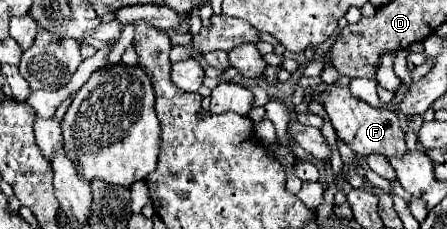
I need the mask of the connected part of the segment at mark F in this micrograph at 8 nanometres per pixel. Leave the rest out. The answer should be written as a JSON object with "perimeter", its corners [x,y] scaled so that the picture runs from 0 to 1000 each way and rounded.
{"perimeter":[[[734,376],[725,402],[702,410],[702,437],[725,463],[756,603],[765,603],[796,672],[823,681],[823,672],[859,672],[872,681],[899,681],[908,646],[908,585],[895,559],[895,524],[877,480],[864,472],[832,472],[828,454],[792,428],[779,393],[779,376]]]}

